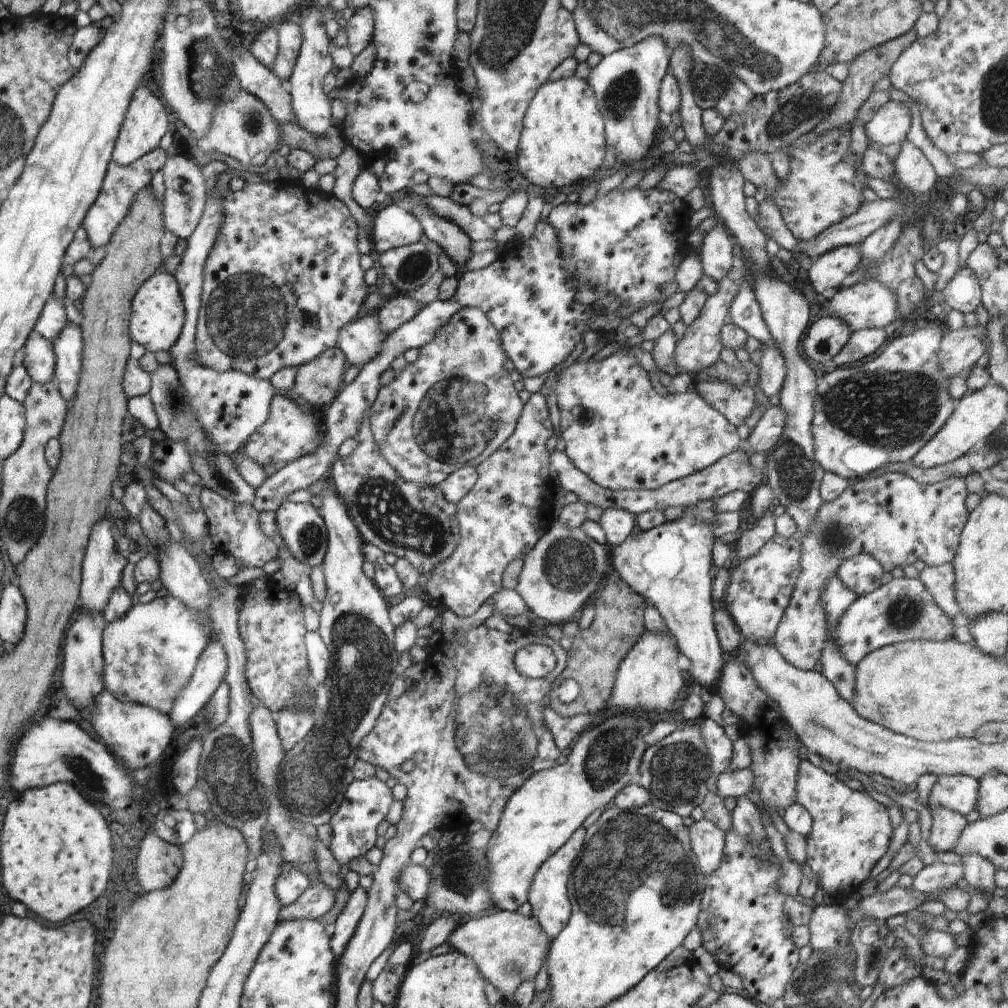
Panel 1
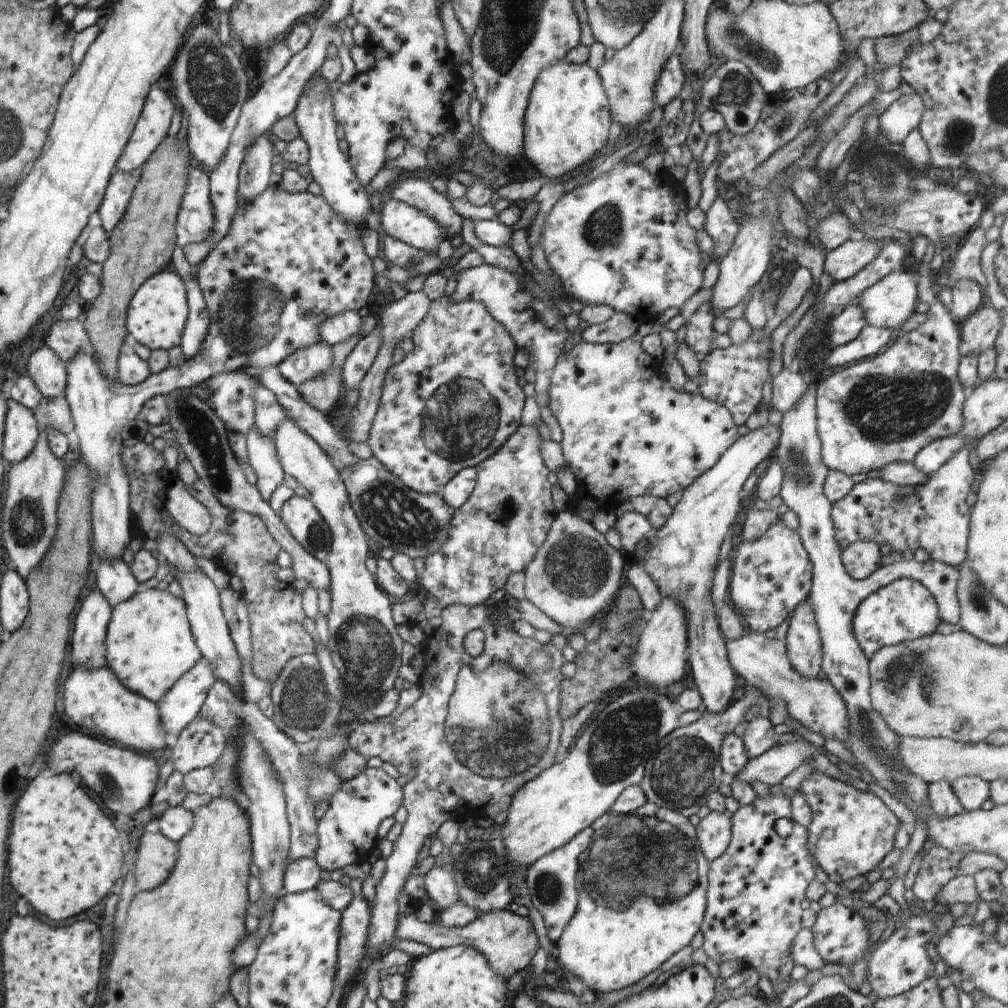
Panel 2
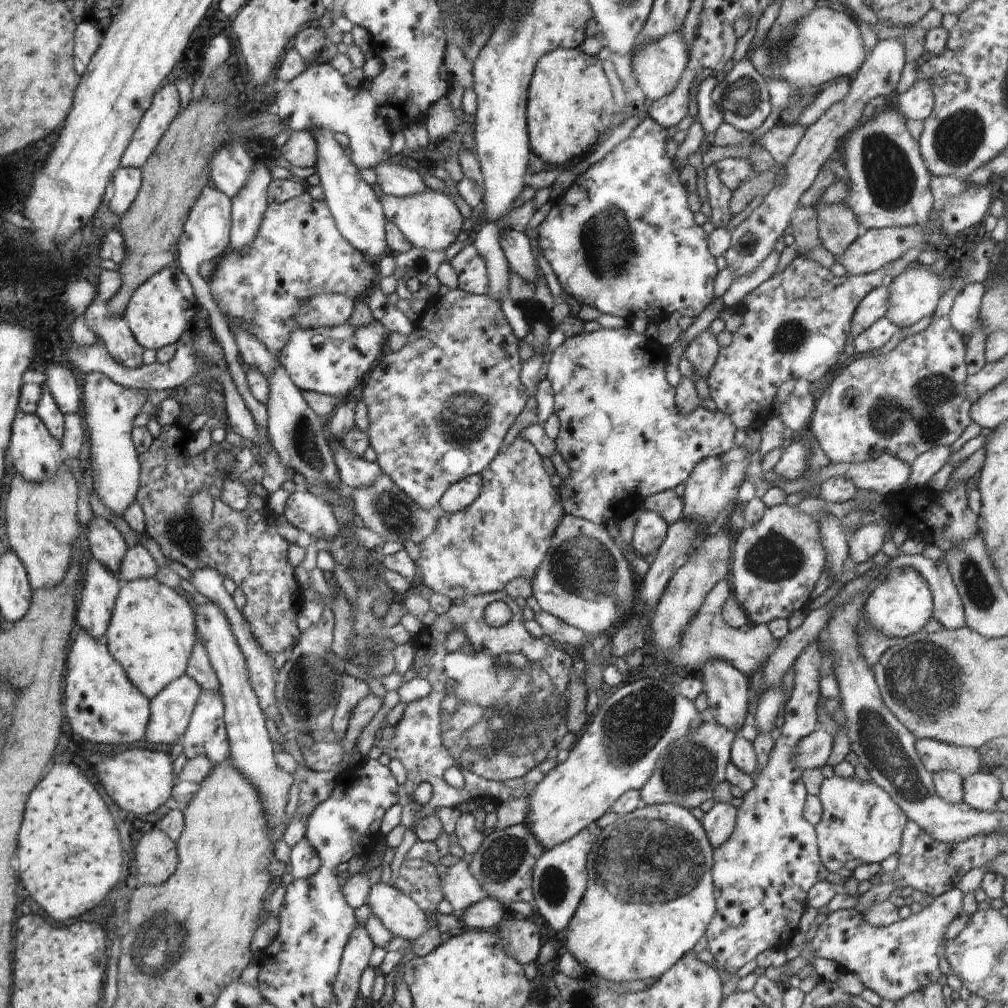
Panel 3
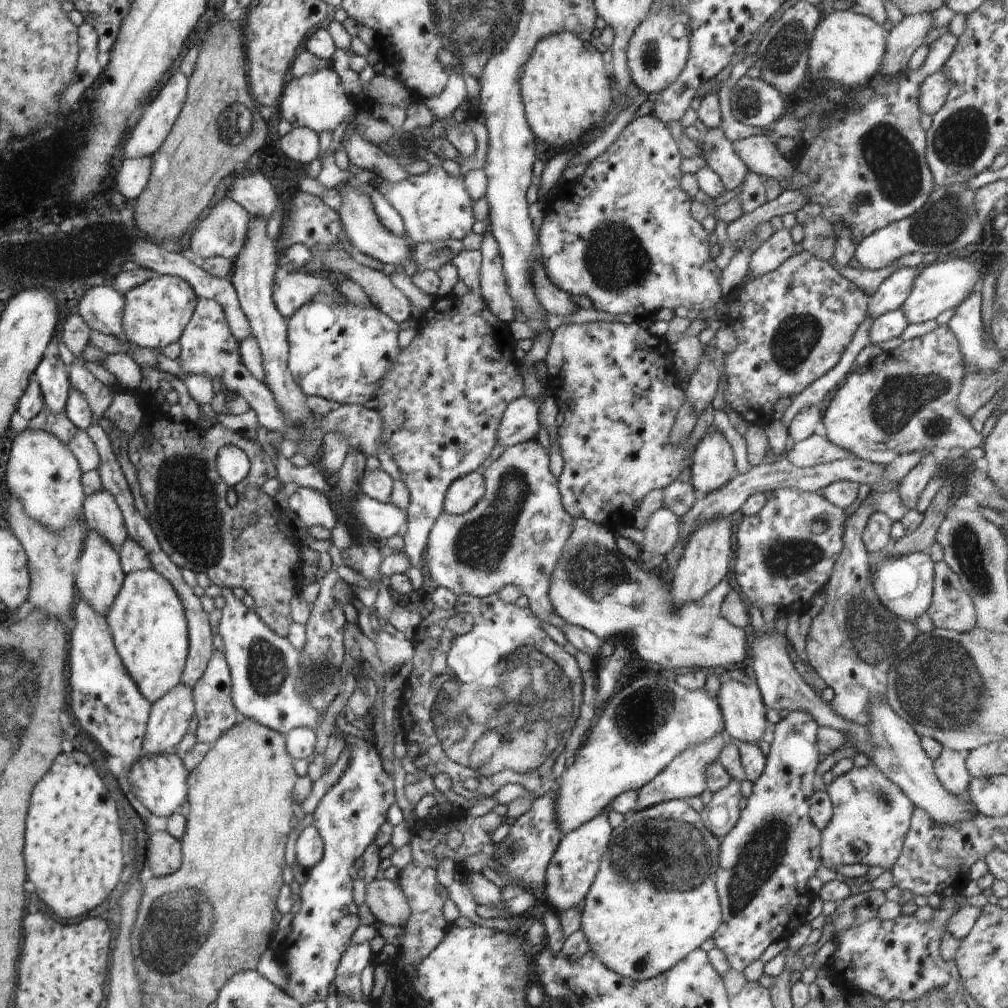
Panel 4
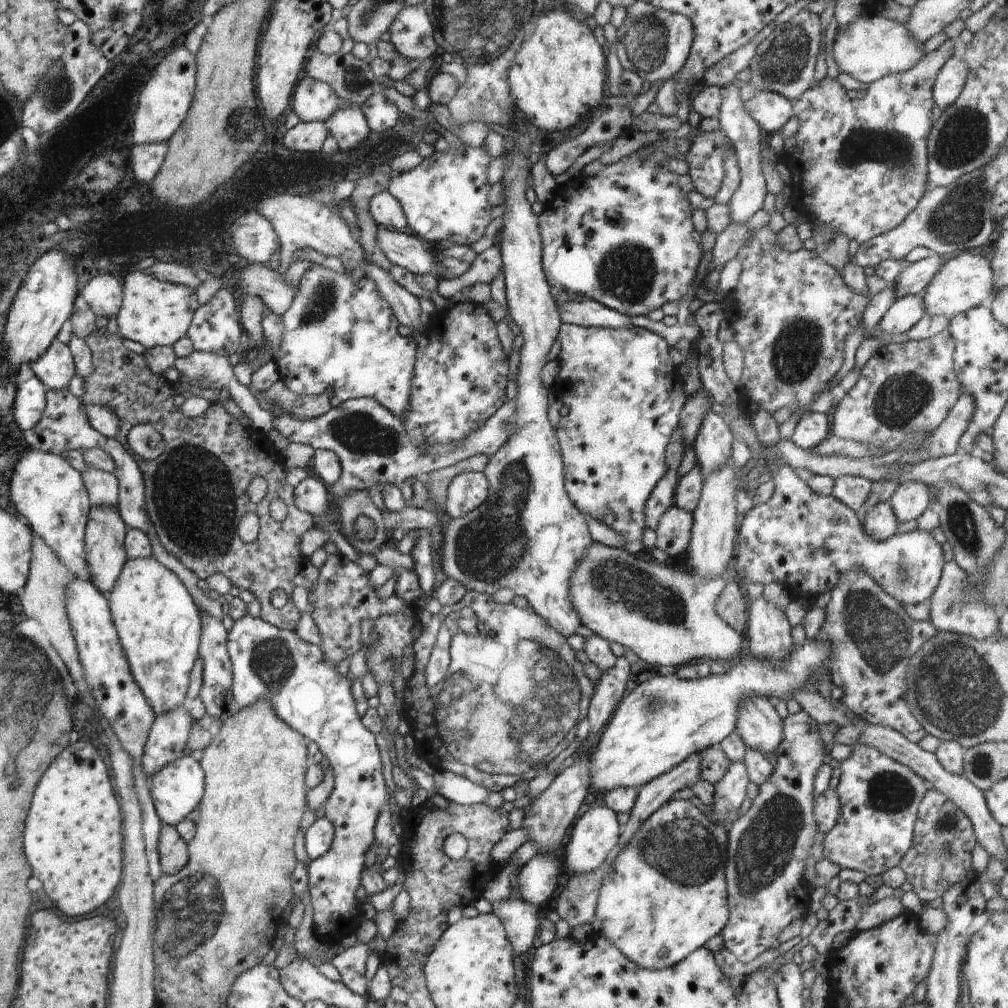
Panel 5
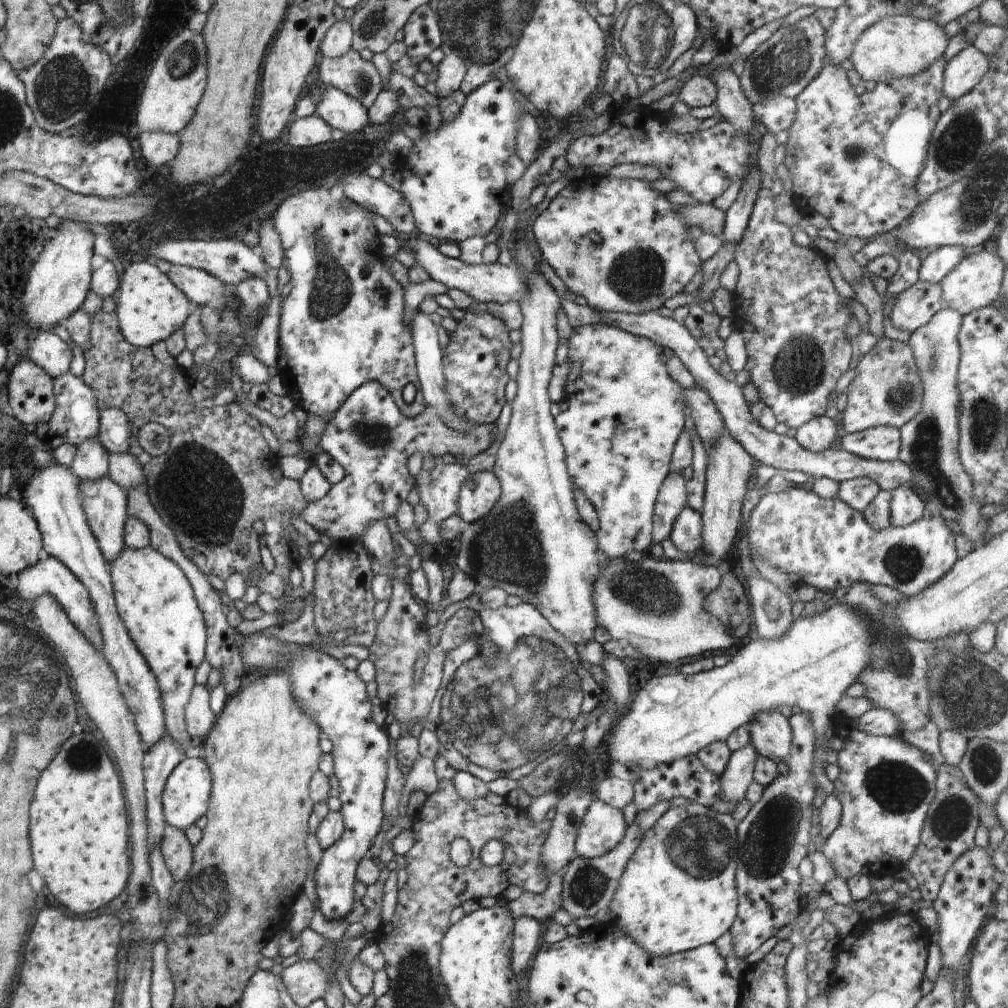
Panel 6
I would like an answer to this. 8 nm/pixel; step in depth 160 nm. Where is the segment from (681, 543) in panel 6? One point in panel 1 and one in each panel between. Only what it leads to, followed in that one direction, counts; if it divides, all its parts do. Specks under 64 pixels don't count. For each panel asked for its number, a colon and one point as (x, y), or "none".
1: (617, 524)
2: (632, 527)
3: (650, 529)
4: (662, 535)
5: (673, 532)

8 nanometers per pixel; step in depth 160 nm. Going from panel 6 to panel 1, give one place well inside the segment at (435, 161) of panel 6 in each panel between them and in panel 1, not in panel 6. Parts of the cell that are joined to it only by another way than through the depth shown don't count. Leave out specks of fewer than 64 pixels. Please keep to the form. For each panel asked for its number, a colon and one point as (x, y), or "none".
1: (395, 226)
2: (399, 220)
3: (429, 220)
4: (434, 206)
5: (444, 199)

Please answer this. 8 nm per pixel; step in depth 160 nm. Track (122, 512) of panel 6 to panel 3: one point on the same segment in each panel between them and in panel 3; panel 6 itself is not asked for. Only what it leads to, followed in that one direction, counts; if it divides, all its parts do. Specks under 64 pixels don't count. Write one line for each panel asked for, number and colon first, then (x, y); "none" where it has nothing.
3: (101, 588)
4: (101, 576)
5: (104, 538)

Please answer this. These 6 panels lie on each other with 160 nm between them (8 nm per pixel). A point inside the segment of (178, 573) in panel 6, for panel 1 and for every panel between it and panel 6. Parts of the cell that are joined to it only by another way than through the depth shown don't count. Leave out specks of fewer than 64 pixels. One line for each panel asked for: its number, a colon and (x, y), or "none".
1: (150, 654)
2: (150, 645)
3: (152, 632)
4: (148, 622)
5: (159, 628)

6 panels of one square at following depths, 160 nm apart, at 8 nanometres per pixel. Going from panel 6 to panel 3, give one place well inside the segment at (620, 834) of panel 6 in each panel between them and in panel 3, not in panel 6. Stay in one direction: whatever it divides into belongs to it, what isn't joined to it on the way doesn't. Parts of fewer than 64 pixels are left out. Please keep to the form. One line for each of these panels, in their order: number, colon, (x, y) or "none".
3: (560, 879)
4: (571, 872)
5: (591, 838)

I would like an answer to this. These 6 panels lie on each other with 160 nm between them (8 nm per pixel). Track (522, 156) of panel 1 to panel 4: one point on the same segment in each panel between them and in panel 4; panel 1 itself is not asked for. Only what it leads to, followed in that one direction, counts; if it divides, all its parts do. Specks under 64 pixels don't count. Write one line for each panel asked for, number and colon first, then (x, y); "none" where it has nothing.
2: (567, 119)
3: (569, 105)
4: (565, 86)

